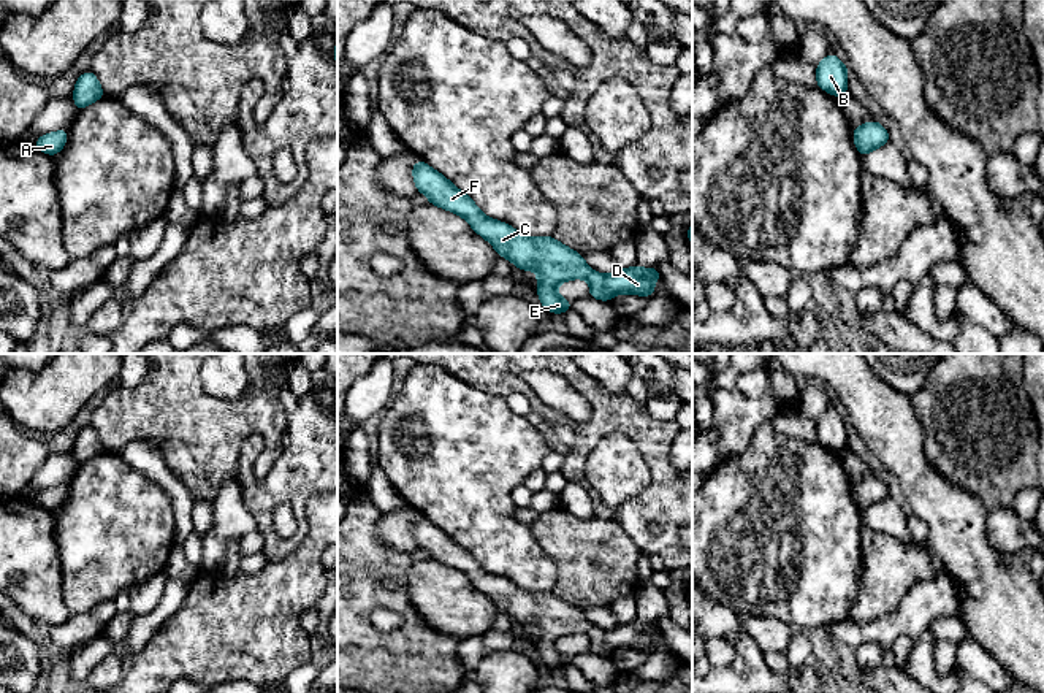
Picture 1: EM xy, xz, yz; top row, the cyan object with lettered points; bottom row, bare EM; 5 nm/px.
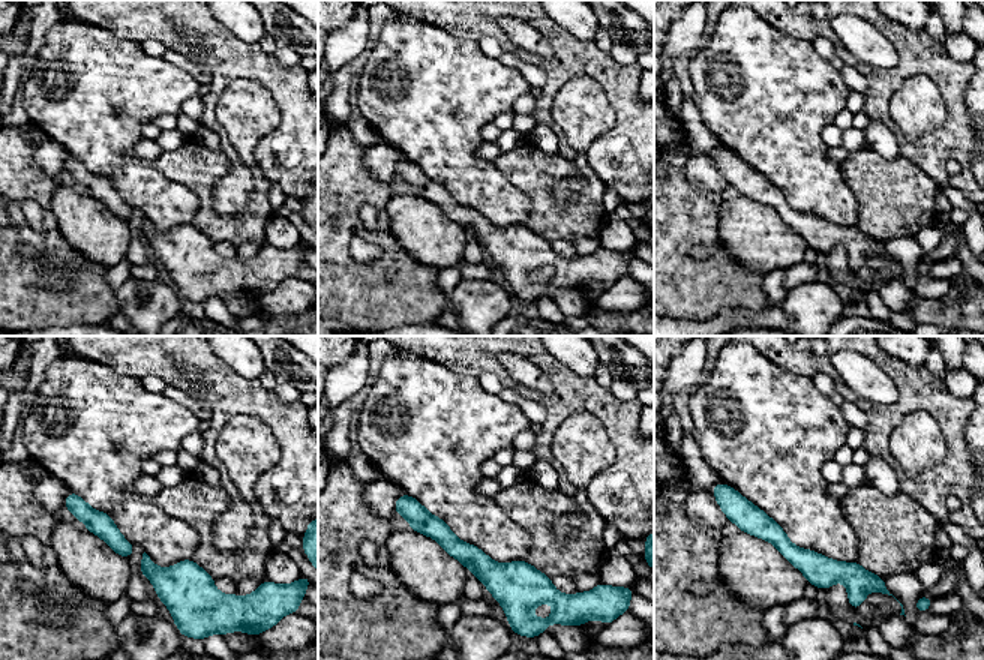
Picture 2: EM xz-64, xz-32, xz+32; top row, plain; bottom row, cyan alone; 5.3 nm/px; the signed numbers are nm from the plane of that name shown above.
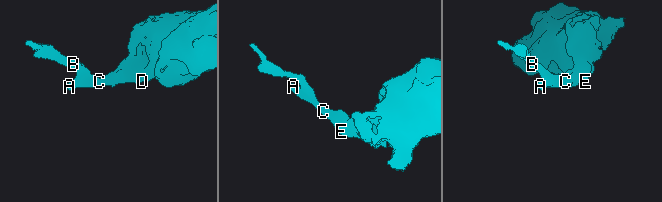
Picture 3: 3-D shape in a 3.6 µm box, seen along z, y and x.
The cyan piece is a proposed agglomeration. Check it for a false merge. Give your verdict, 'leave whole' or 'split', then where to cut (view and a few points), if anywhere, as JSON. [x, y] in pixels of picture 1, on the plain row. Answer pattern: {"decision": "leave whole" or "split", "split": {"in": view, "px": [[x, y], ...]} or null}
{"decision": "leave whole", "split": null}

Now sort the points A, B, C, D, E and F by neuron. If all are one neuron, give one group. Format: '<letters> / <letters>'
A B C D E F

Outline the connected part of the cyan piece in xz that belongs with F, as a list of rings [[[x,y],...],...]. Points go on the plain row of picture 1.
[[[421,514],[412,522],[412,530],[417,547],[425,549],[429,560],[464,572],[474,587],[483,592],[501,612],[510,615],[521,626],[534,625],[537,628],[539,641],[535,647],[548,668],[564,669],[572,664],[572,657],[561,653],[556,649],[556,641],[577,633],[589,637],[588,652],[602,657],[610,657],[618,649],[642,652],[656,649],[653,639],[662,634],[659,623],[634,620],[608,631],[600,630],[585,618],[581,609],[553,592],[531,593],[505,577],[486,572],[469,550]]]

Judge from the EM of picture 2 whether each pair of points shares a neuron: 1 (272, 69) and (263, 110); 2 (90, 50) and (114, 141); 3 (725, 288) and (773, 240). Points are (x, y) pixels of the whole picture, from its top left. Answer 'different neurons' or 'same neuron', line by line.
1: different neurons
2: same neuron
3: different neurons

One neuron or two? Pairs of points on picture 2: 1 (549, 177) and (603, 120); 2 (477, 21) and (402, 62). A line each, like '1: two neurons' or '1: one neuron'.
1: one neuron
2: two neurons

